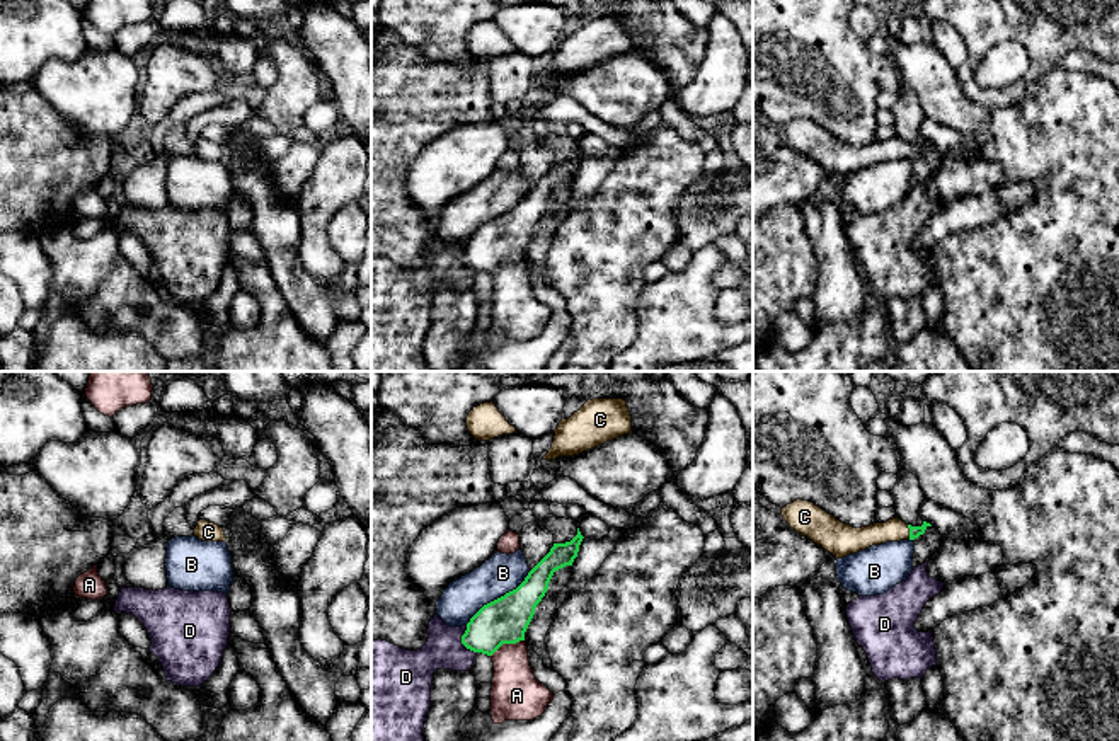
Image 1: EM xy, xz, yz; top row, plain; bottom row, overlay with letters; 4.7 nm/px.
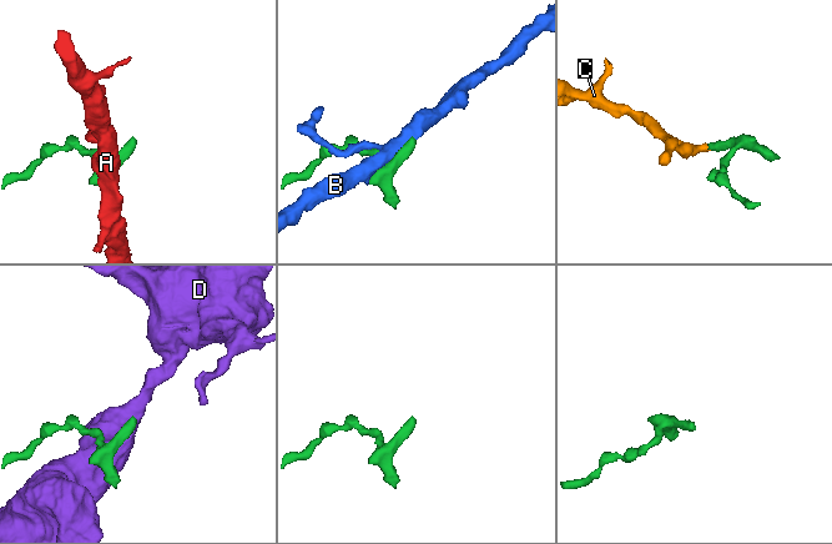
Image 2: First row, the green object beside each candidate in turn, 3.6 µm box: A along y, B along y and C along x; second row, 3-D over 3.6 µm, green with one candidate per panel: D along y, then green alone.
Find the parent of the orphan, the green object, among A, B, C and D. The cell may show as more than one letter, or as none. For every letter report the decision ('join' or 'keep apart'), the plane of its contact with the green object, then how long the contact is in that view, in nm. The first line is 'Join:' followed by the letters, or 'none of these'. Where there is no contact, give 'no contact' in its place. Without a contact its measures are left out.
Join: C
A: keep apart; contact in xz; length 180 nm
B: keep apart; contact in xz; length 420 nm
C: join; contact in yz; length 70 nm
D: keep apart; contact in xz; length 140 nm

